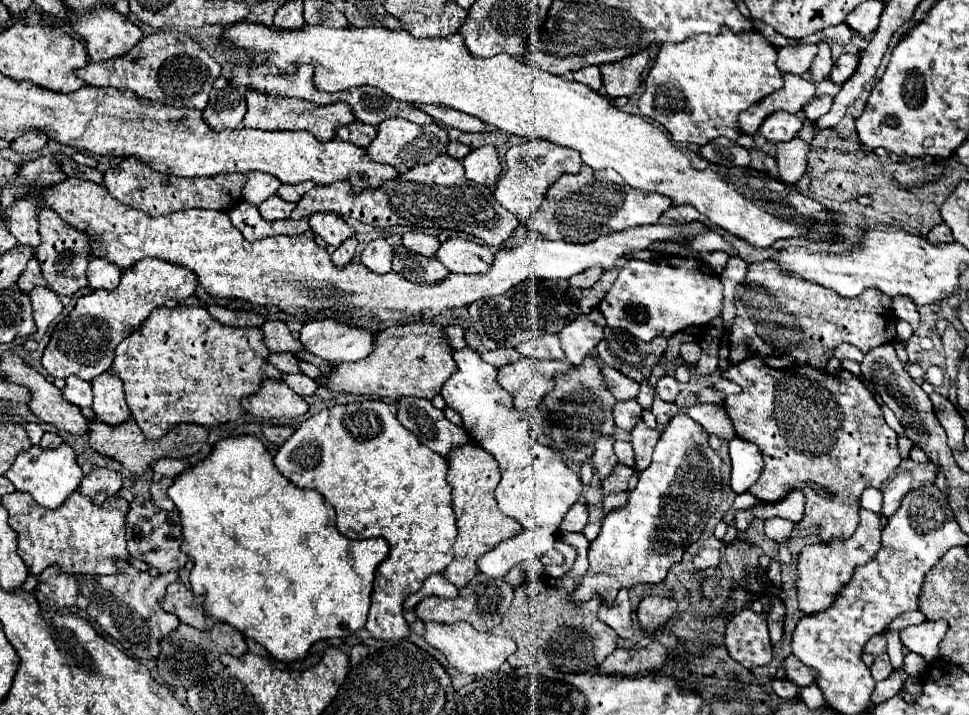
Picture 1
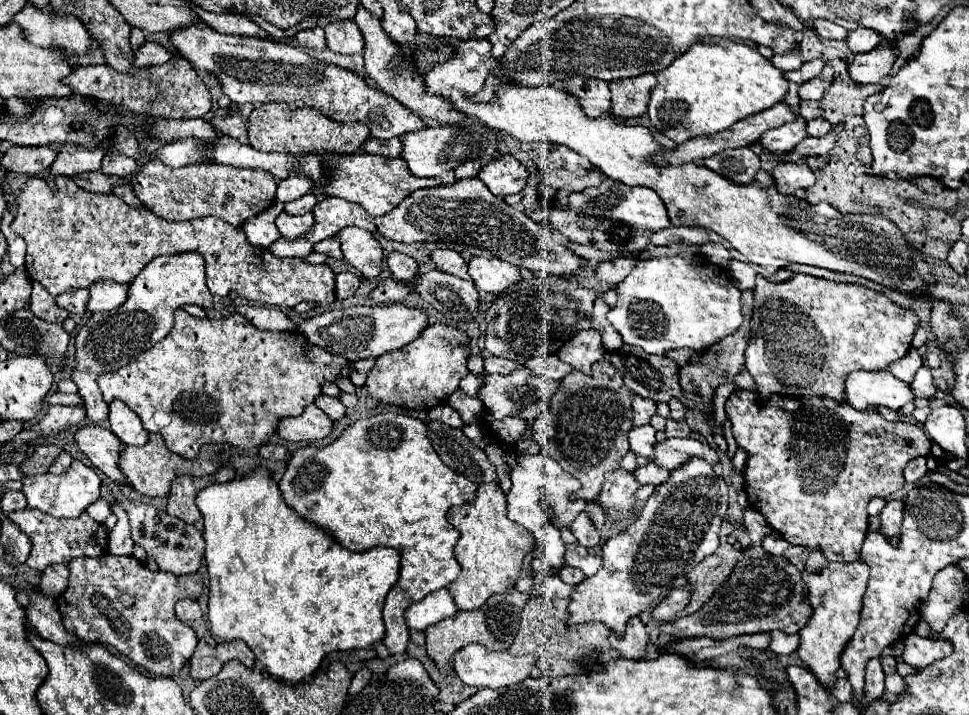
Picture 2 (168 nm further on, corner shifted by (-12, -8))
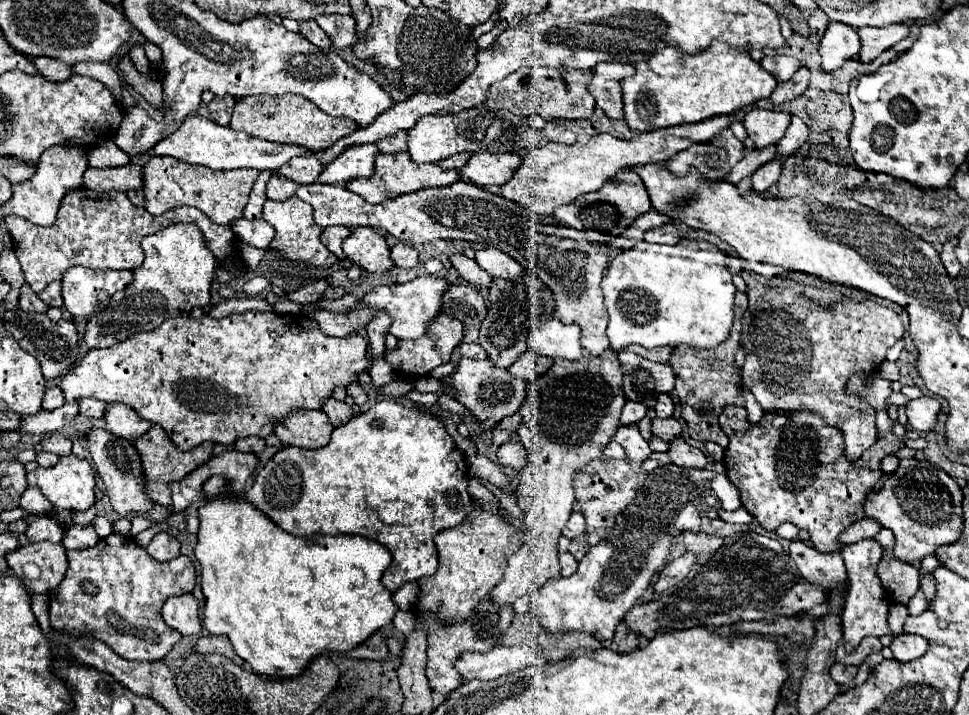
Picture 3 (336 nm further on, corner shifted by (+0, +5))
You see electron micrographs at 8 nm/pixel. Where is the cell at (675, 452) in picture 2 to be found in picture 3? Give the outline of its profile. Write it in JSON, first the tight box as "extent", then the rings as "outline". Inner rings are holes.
{"extent":[667,436,707,468],"outline":[[[677,436],[669,442],[669,452],[667,454],[669,454],[671,462],[675,462],[677,466],[703,468],[707,464],[707,456],[699,448],[687,444],[681,436]]]}

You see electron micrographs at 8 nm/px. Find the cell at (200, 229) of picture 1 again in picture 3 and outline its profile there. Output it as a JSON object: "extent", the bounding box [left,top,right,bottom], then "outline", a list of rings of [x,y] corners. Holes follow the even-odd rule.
{"extent":[5,186,247,292],"outline":[[[85,186],[69,190],[61,200],[61,208],[57,212],[57,220],[51,226],[31,224],[19,216],[5,216],[5,226],[13,236],[13,248],[21,270],[25,274],[25,282],[33,292],[41,292],[51,280],[61,280],[63,274],[73,266],[85,266],[95,270],[133,270],[141,264],[141,240],[149,234],[155,234],[171,224],[195,224],[205,238],[205,246],[213,252],[215,262],[219,266],[235,266],[247,268],[245,260],[239,252],[237,236],[231,226],[219,226],[211,222],[201,210],[191,206],[173,208],[161,216],[149,214],[145,208],[133,206],[123,192],[93,192]]]}

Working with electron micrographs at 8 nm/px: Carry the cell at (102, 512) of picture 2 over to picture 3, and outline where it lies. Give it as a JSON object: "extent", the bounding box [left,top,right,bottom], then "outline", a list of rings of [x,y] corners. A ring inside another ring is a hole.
{"extent":[71,506,97,526],"outline":[[[91,506],[91,508],[85,510],[85,512],[71,512],[71,520],[73,520],[73,524],[83,524],[83,526],[87,526],[87,524],[93,522],[95,514],[97,514],[97,508]]]}

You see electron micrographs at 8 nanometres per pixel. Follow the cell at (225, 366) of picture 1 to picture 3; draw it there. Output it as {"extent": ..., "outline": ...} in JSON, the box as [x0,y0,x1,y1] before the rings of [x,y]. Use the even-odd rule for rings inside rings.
{"extent":[59,310,367,450],"outline":[[[249,310],[223,318],[213,318],[209,314],[191,318],[191,314],[181,312],[167,318],[151,332],[135,334],[105,350],[91,350],[79,366],[61,378],[59,386],[67,402],[85,396],[107,404],[125,402],[141,418],[159,424],[177,448],[191,450],[205,440],[235,444],[239,438],[247,436],[265,438],[273,432],[273,424],[291,410],[321,408],[323,400],[331,396],[335,386],[355,382],[355,374],[365,372],[367,366],[367,342],[359,334],[349,334],[347,338],[325,336],[313,320],[303,318],[301,314]]]}

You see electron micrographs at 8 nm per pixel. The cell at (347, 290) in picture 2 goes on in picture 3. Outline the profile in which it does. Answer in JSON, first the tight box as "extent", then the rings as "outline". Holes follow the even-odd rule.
{"extent":[289,278,331,304],"outline":[[[325,278],[325,280],[313,280],[313,282],[307,284],[305,288],[291,292],[289,298],[295,300],[295,302],[301,302],[301,304],[317,302],[317,300],[325,294],[325,290],[327,290],[329,286],[331,286],[331,280],[329,280],[329,278]]]}

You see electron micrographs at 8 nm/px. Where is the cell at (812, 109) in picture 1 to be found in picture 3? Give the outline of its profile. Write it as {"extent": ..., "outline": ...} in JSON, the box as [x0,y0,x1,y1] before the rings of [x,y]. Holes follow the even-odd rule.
{"extent":[777,116,809,158],"outline":[[[793,116],[791,124],[789,124],[789,128],[785,132],[785,136],[777,142],[777,146],[779,146],[777,158],[787,158],[787,156],[795,154],[805,144],[807,136],[809,136],[807,124],[799,116]]]}

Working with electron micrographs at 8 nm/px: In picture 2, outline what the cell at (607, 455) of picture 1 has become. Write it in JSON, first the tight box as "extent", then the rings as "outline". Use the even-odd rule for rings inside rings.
{"extent":[597,469,639,523],"outline":[[[617,469],[605,475],[603,489],[597,497],[597,505],[603,509],[607,517],[611,517],[613,523],[621,523],[627,519],[635,507],[635,491],[639,489],[637,479],[625,471]]]}

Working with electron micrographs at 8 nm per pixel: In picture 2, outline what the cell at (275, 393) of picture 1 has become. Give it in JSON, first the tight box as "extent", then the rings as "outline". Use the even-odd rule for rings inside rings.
{"extent":[277,405,333,443],"outline":[[[309,405],[299,417],[283,417],[277,427],[277,435],[295,443],[315,443],[329,437],[331,429],[333,421],[317,405]]]}

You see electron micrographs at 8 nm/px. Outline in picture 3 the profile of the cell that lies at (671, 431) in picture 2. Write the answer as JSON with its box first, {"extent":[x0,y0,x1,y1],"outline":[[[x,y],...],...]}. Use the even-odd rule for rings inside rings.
{"extent":[651,418,681,442],"outline":[[[653,418],[653,428],[651,432],[655,436],[659,436],[661,440],[669,442],[673,436],[679,436],[681,434],[681,424],[677,422],[677,418]]]}

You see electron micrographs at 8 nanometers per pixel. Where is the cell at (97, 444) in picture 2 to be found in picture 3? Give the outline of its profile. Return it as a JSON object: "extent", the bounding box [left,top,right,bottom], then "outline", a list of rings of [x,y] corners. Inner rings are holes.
{"extent":[85,428,153,516],"outline":[[[91,428],[85,436],[87,450],[95,462],[95,468],[107,488],[107,496],[111,498],[111,506],[121,516],[129,512],[149,512],[153,508],[153,500],[145,494],[143,482],[141,482],[141,462],[137,456],[137,450],[123,438],[113,436],[111,432],[103,428]]]}

